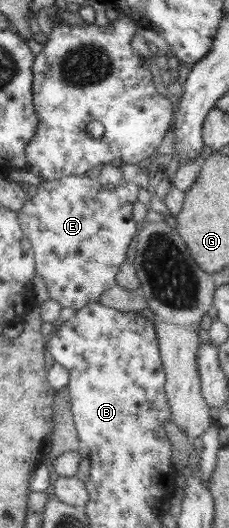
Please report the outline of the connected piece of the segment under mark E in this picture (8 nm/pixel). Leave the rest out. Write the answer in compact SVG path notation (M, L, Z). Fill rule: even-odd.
M72 175L41 181L31 190L30 197L17 212L18 220L32 245L37 275L46 283L50 300L58 302L62 309L80 311L83 306L98 303L100 295L116 283L118 271L127 260L126 252L138 227L133 217L133 206L139 189L135 182L108 188L100 178Z

